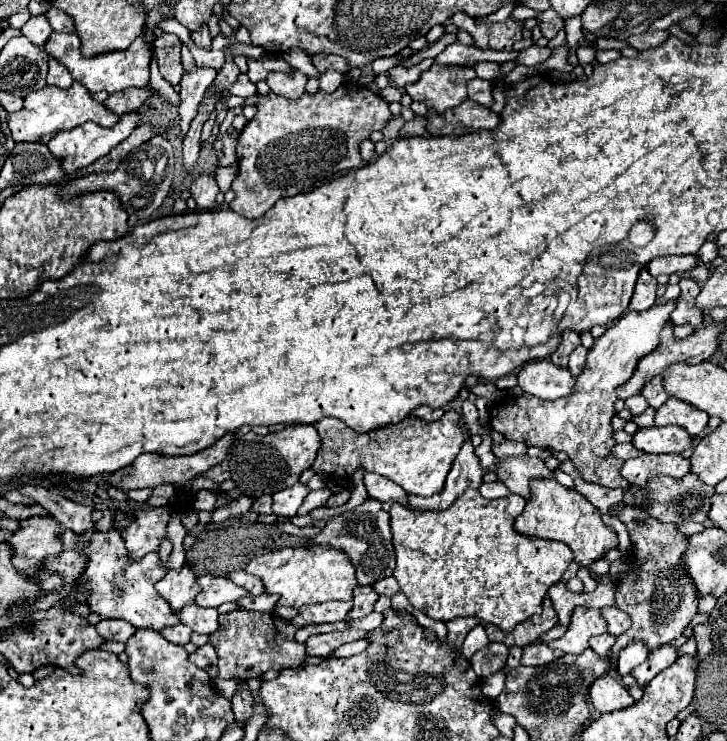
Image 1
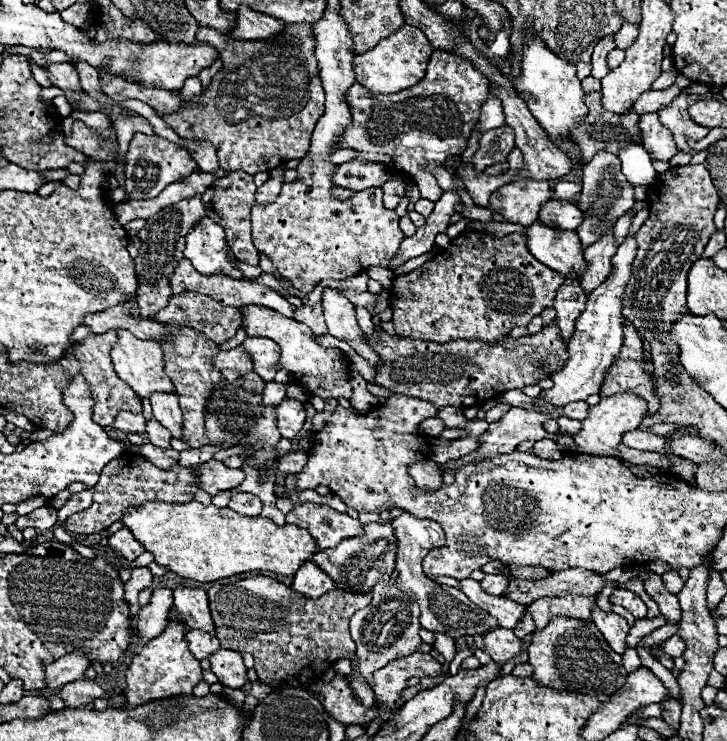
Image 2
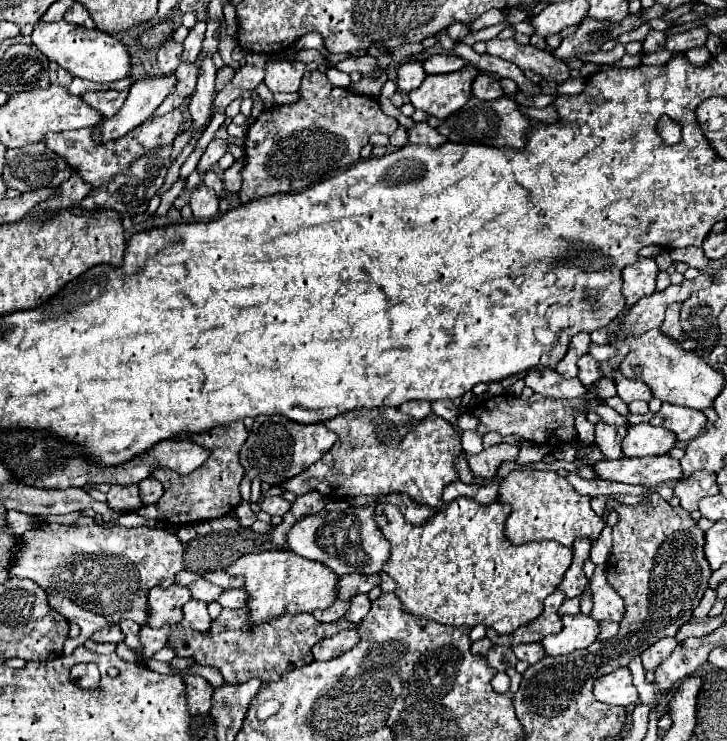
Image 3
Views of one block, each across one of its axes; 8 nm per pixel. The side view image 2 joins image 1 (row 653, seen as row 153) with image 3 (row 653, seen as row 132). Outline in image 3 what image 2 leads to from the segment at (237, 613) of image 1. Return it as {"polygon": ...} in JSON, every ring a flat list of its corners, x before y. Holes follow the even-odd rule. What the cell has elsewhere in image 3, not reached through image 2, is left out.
{"polygon":[[248,608,222,610,208,632,184,630,184,636,180,640,170,640,170,646,176,648,178,656,192,656,202,666,218,668,228,684,242,684,250,678,270,682,278,680,282,672,302,668,314,662,312,646,318,640,334,636,340,630,360,628,358,624,352,624,346,618,322,624,312,614,282,614,264,622,262,626,252,626,248,622,248,614]]}

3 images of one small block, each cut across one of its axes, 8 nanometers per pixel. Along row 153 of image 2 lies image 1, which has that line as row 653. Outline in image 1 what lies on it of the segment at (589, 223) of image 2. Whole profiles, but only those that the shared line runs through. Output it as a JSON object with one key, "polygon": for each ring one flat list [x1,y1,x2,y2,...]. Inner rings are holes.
{"polygon":[[604,632,604,634,600,634,600,636,590,638,590,648,592,648,598,656,606,658,608,652,610,652,610,648,614,646,614,642,616,642,616,636,610,636,608,632]]}

